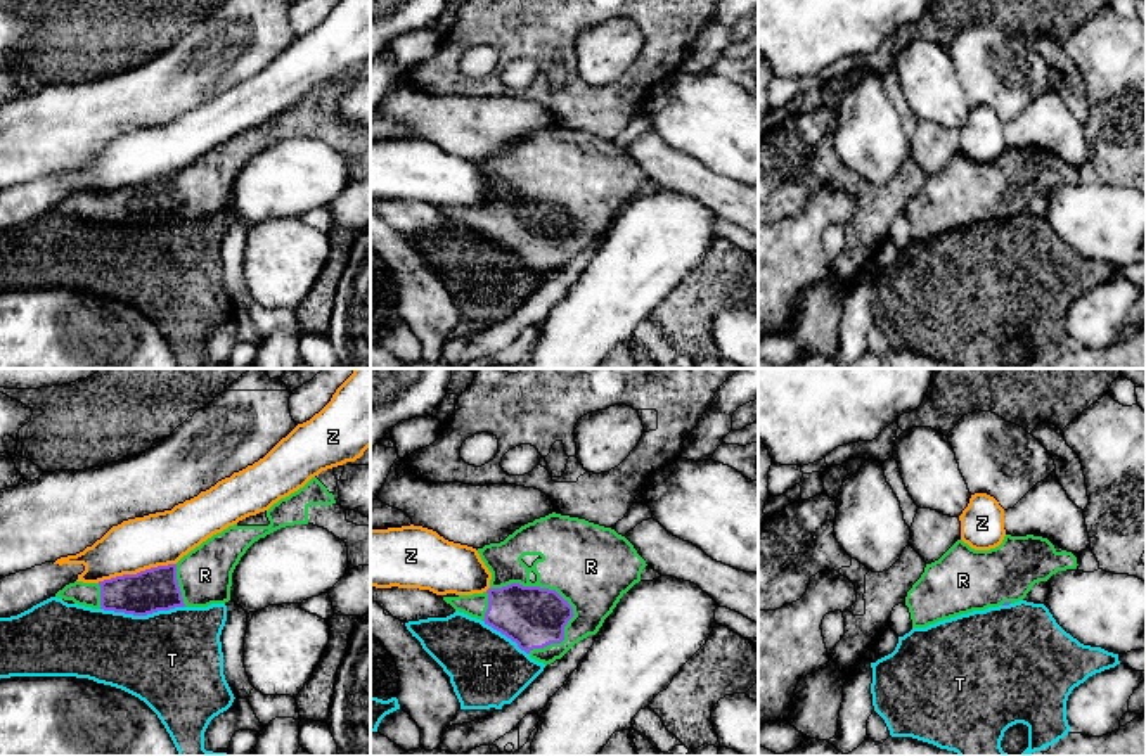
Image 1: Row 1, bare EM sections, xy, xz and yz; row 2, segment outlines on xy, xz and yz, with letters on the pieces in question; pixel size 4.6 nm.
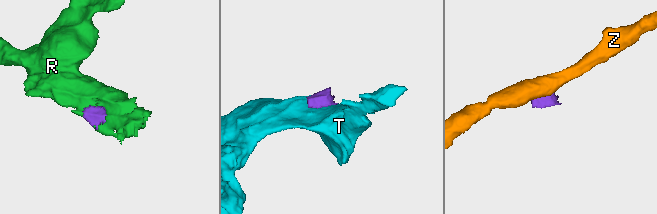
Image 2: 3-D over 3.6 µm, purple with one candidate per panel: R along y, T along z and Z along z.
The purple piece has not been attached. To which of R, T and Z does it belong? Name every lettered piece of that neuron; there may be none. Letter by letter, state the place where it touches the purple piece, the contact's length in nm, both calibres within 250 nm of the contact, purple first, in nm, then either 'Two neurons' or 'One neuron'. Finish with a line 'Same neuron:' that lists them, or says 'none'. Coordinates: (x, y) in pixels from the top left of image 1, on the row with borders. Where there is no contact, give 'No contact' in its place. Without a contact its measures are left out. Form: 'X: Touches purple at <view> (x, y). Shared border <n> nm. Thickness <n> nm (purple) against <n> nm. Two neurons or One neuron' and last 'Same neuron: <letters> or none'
R: Touches purple at xz (547, 589). Shared border 420 nm. Thickness 280 nm (purple) against 380 nm. One neuron
T: Touches purple at xy (142, 615). Shared border 400 nm. Thickness 200 nm (purple) against 460 nm. Two neurons
Z: Touches purple at xy (137, 573). Shared border 380 nm. Thickness 200 nm (purple) against 240 nm. Two neurons
Same neuron: R

